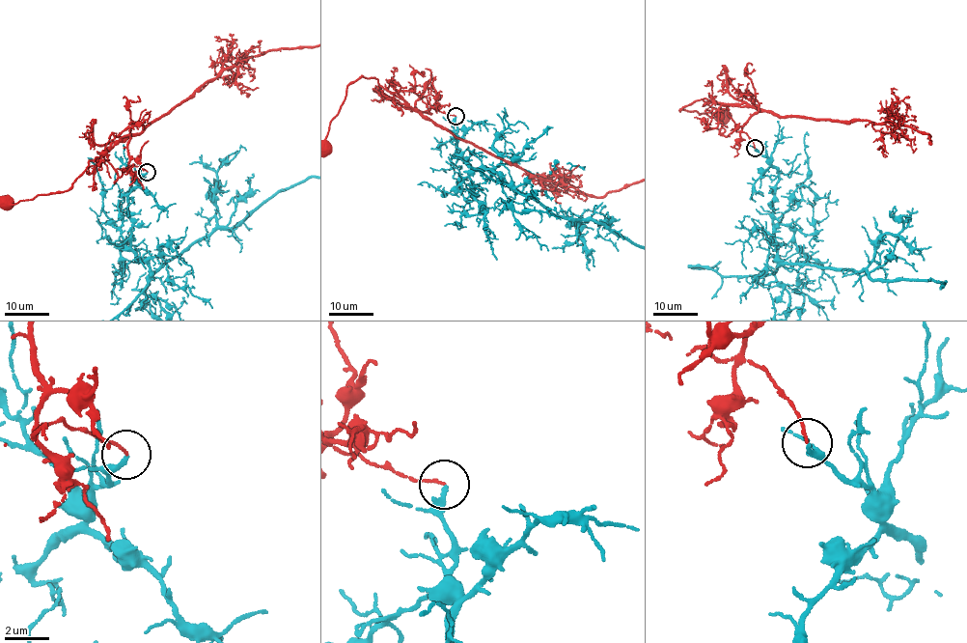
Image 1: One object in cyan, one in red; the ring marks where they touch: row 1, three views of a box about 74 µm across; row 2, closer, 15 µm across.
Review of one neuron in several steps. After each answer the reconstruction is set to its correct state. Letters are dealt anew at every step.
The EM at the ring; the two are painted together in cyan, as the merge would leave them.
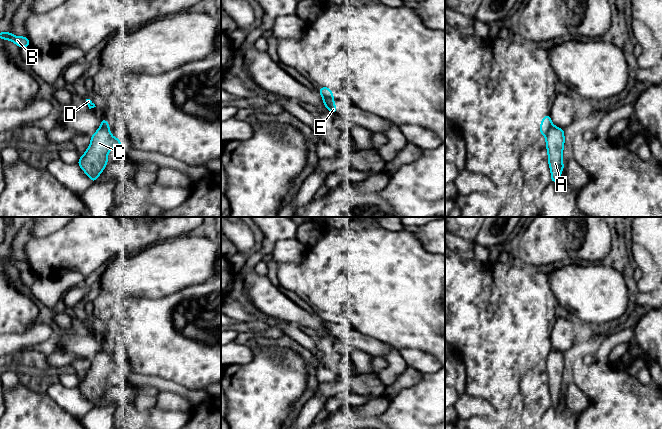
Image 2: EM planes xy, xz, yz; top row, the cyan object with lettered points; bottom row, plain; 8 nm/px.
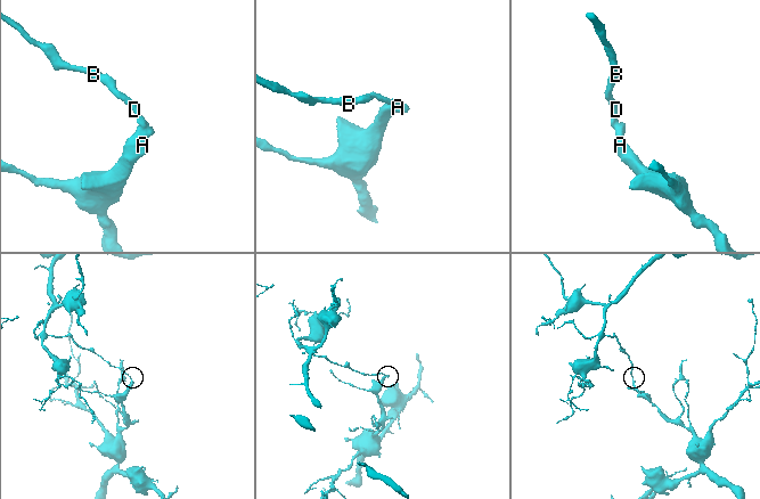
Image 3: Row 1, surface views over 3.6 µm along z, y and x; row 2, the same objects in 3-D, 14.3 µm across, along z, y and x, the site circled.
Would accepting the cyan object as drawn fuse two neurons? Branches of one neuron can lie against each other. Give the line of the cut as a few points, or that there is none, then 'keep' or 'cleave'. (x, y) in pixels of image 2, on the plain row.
cut in yz along (552, 349), (545, 359); cleave

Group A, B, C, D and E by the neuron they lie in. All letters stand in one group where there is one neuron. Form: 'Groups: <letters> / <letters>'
Groups: A C E / B D

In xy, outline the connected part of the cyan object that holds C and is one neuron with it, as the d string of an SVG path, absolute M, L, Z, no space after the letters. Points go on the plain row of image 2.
M100 351L92 360L91 367L85 378L80 380L77 388L96 407L96 403L105 393L108 383L107 379L111 373L123 370L118 361L114 362L109 353Z

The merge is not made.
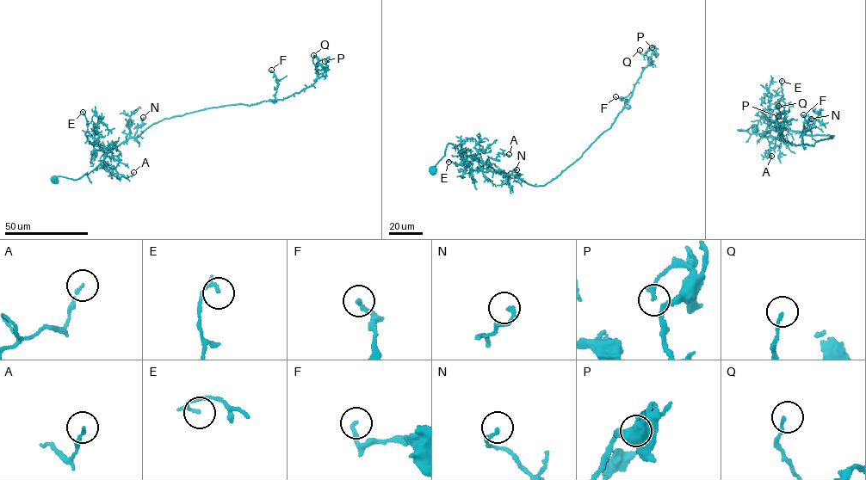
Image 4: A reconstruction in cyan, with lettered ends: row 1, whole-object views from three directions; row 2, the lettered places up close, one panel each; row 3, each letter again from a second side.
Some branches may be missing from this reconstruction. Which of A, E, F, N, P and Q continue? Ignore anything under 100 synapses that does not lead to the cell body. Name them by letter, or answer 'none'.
none

